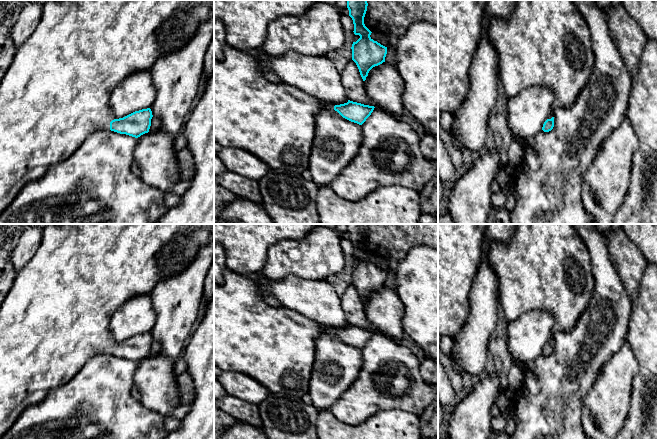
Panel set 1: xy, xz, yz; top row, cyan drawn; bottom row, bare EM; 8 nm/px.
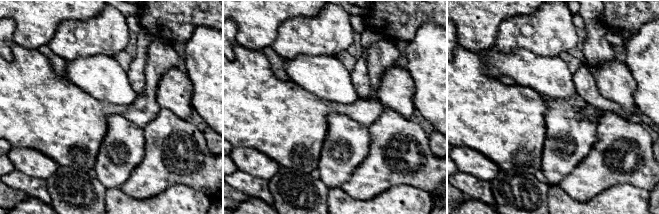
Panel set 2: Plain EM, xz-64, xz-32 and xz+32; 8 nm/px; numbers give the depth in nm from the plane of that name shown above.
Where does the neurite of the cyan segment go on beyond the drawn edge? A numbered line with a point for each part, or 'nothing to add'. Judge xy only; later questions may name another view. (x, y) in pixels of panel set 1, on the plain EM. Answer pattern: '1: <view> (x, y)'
1: xy (56, 316)

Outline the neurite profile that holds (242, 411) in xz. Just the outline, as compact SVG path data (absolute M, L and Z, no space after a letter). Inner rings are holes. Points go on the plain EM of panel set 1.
M226 395L214 402L220 410L228 413L238 422L247 423L262 429L262 419L259 413L259 406L255 403L248 403L237 397Z

